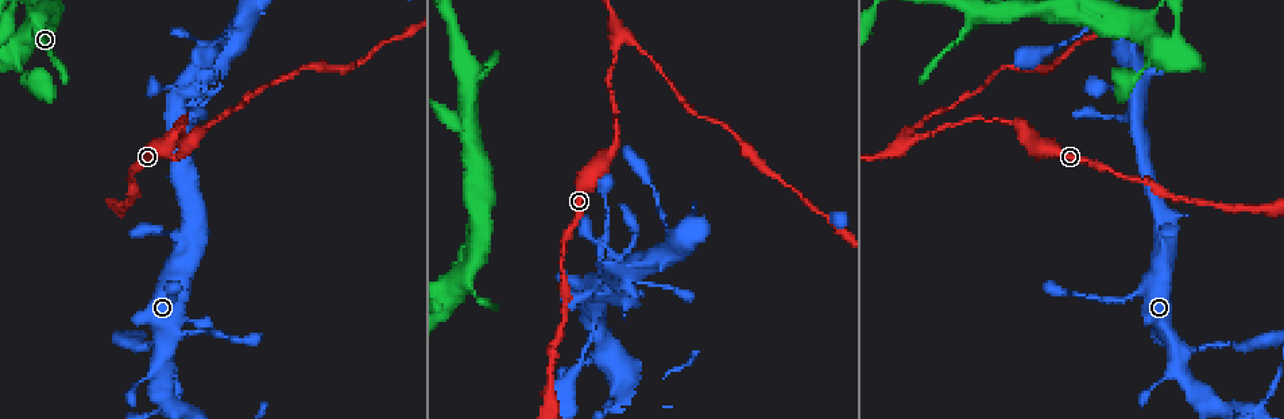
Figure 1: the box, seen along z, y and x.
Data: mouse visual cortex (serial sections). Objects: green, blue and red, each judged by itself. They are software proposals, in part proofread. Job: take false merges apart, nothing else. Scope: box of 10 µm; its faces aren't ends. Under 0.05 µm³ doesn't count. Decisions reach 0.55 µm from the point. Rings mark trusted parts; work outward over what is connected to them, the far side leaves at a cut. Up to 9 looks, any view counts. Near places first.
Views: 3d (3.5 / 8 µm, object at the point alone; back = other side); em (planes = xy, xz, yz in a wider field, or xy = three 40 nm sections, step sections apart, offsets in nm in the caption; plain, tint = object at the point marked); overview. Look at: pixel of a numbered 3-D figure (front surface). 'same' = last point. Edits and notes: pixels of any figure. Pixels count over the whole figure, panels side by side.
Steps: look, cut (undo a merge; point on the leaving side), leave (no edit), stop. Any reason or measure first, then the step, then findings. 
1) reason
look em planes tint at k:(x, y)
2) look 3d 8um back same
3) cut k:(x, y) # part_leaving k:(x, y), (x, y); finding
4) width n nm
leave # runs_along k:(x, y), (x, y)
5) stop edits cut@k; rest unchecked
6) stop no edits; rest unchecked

four or more arms meet
look 3d 3.5um at 1:(619, 271)

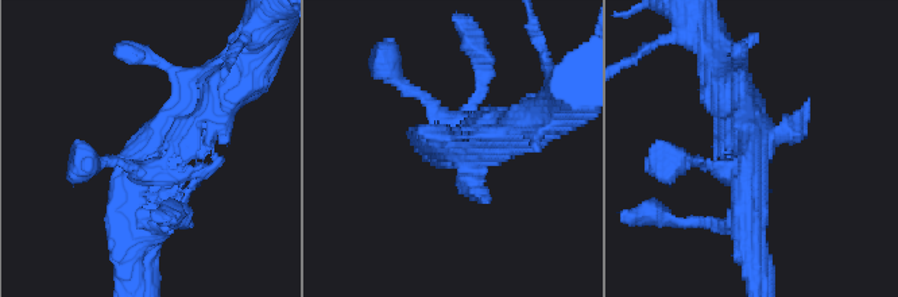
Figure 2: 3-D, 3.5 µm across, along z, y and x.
look em planes tint at 2:(448, 142)

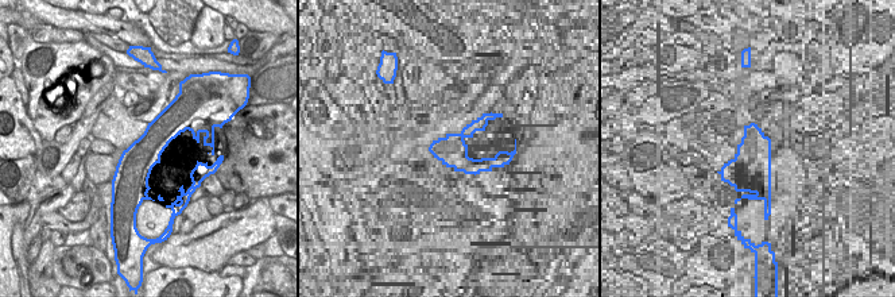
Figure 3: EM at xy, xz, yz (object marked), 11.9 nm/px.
look em xy step 1 tint same

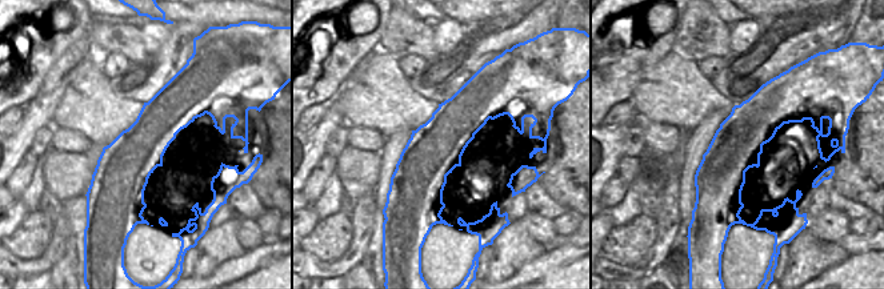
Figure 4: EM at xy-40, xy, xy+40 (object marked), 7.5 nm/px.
leave # runs_along 4:(474, 80), (431, 153), (431, 211); one cell here

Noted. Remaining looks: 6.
calibre changes
look 3d 3.5um at 1:(616, 150)

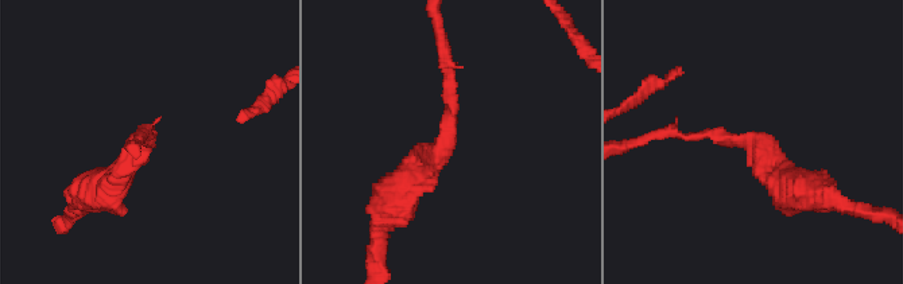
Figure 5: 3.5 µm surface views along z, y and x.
arm_widths 100, 400 nm; shape alone is not enough
look em xy step 5 tint at 5:(751, 145)

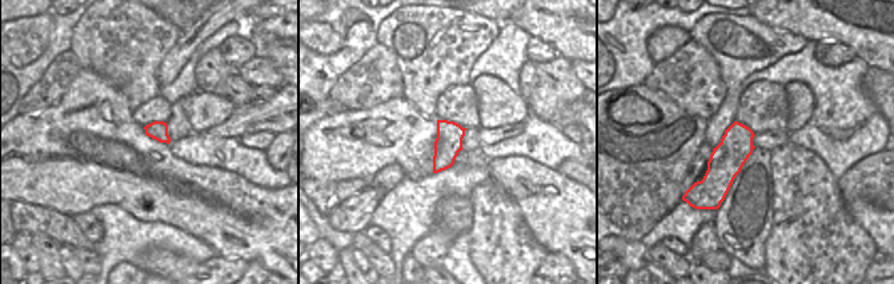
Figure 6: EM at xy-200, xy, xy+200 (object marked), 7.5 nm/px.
look em xy step 3 tint same

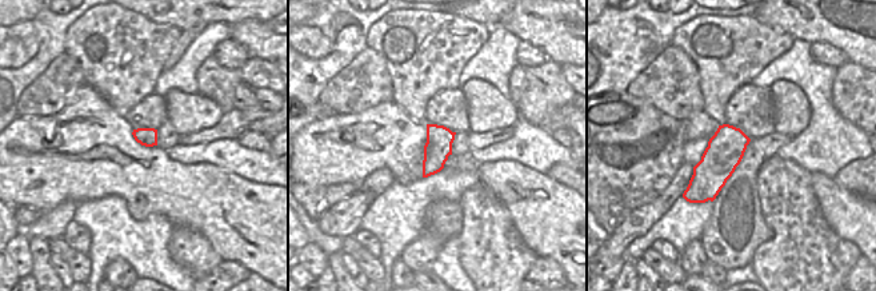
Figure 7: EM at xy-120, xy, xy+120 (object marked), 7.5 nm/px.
leave # runs_along 5:(801, 191), (745, 137), (666, 133); one cell here

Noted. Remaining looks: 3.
branch point
look 3d 8um at 1:(623, 39)

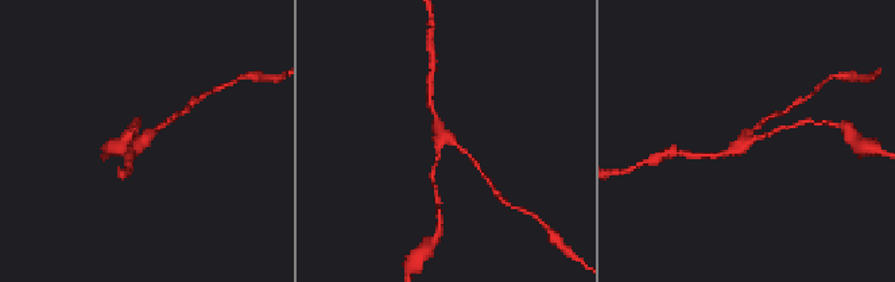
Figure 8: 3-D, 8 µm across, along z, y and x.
arms 3; arm_widths 150, 150, 200 nm; shape alone is not enough
look em planes tint same

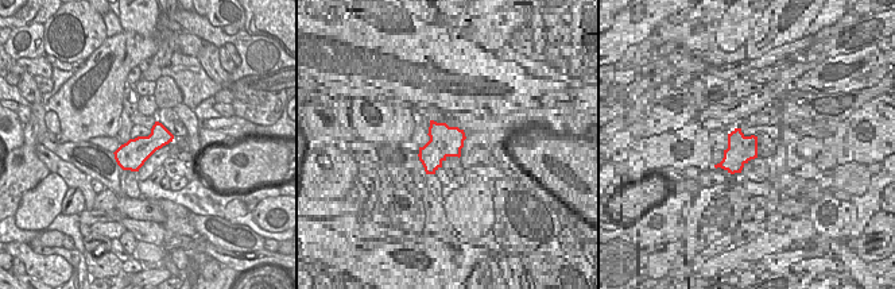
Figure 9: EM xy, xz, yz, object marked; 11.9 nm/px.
leave # runs_along 8:(433, 172), (445, 138), (471, 157); continuous, no second cell

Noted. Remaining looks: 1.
stop no edits; rest unchecked

